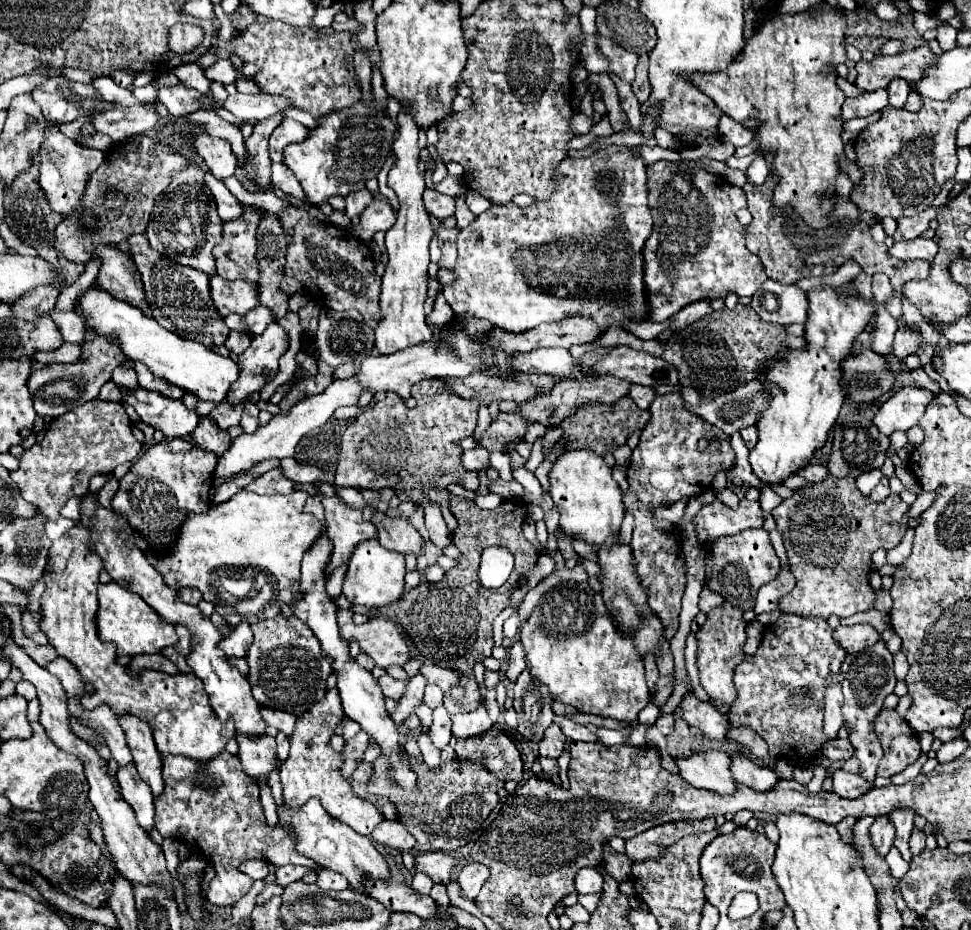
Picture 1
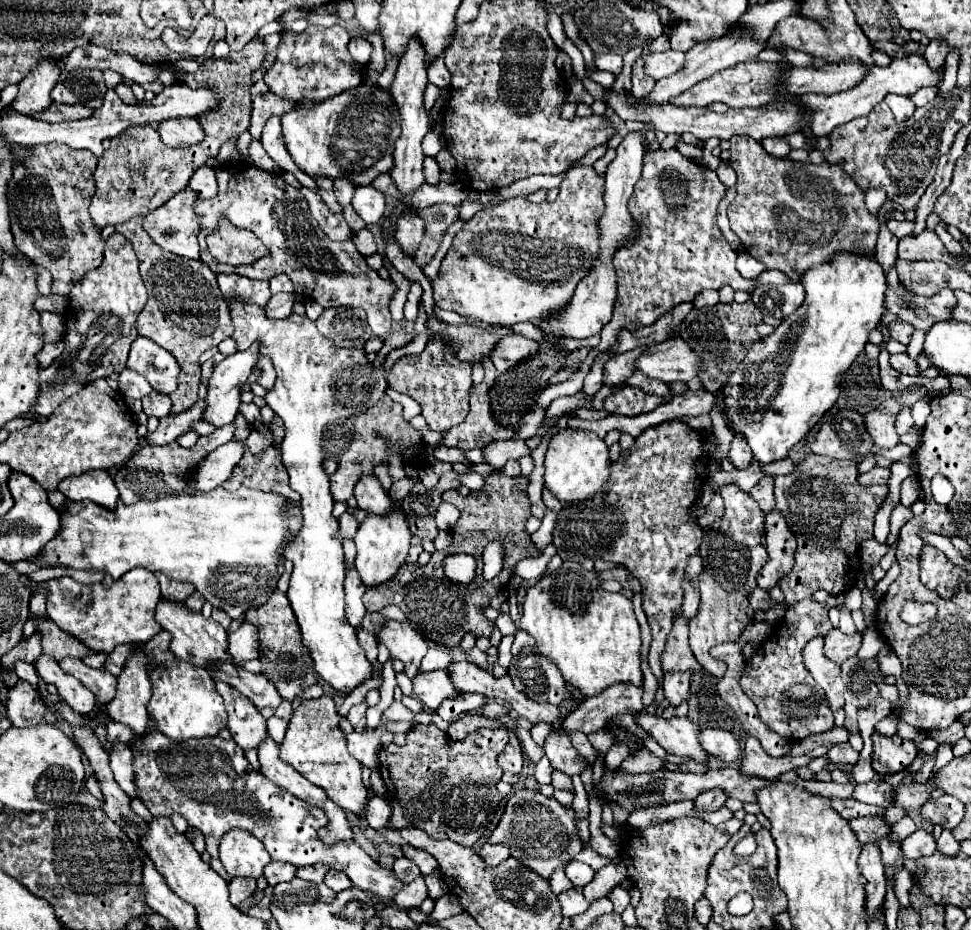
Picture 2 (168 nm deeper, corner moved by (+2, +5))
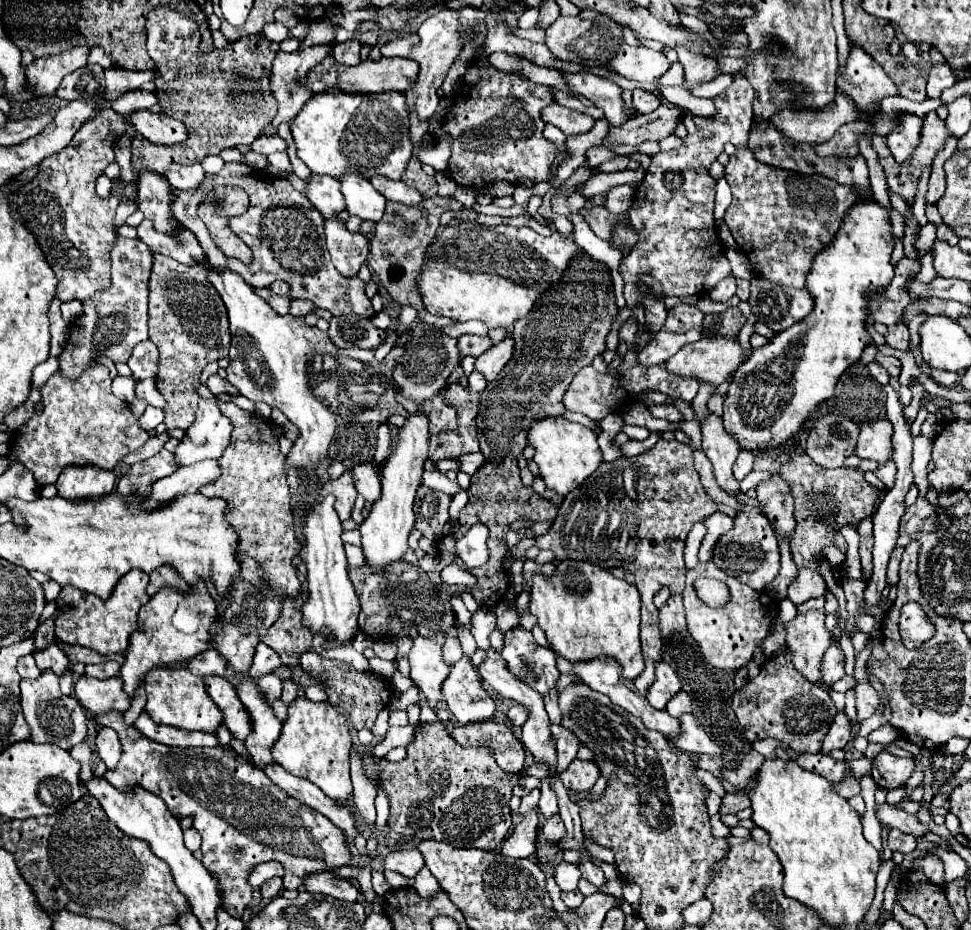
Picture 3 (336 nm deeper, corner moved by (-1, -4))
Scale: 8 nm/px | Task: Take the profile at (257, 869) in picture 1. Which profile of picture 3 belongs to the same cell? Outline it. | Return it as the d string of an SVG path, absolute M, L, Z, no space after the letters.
M262 862L262 864L256 864L250 874L248 874L248 884L258 890L266 880L274 878L274 876L282 876L284 870L278 862Z

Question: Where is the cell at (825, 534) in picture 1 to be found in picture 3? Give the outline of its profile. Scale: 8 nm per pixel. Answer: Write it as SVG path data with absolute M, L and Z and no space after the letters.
M806 454L790 458L780 468L780 476L788 482L790 494L794 498L794 518L796 532L790 542L792 558L798 568L818 570L818 558L824 558L822 550L834 546L834 534L844 526L858 526L864 518L874 514L874 504L880 498L880 490L864 480L864 474L858 468L836 468L826 470L812 462Z

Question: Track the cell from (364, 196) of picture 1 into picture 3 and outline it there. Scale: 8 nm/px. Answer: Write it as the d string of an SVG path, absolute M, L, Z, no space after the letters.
M312 174L306 196L324 218L330 218L332 214L340 214L344 210L344 194L336 178Z

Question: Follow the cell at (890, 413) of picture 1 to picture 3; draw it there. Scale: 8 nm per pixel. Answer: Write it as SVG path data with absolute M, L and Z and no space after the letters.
M888 420L864 422L856 444L856 456L884 464L892 460L892 424Z

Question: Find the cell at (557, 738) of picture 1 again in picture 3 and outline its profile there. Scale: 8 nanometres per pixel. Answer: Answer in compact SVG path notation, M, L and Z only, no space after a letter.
M574 760L566 770L558 774L562 784L566 788L574 788L578 792L584 792L594 786L596 778L600 776L600 770L596 768L594 762L584 762L584 760Z

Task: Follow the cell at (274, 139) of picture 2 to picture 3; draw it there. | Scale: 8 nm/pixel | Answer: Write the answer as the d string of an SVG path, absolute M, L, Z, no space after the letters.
M262 134L252 142L252 150L264 156L270 156L274 152L286 152L288 150L288 142L284 138L280 138L278 134Z

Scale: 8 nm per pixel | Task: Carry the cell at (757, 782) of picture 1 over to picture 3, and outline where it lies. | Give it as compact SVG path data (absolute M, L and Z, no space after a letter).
M684 714L680 718L682 726L684 726L684 734L680 738L676 738L676 746L682 748L682 750L688 750L688 752L702 752L702 754L712 754L712 756L722 756L722 748L716 746L714 740L708 738L708 734L702 730L700 722L690 716L690 714Z

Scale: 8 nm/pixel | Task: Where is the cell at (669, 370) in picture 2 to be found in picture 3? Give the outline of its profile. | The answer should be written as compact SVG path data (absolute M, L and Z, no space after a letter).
M702 338L698 342L692 342L684 348L680 348L672 358L668 358L668 362L664 364L664 368L676 376L682 378L696 378L698 382L708 382L714 386L720 386L732 372L738 370L738 366L750 356L750 352L746 352L746 356L742 356L742 348L738 344L738 340L710 340L710 338Z

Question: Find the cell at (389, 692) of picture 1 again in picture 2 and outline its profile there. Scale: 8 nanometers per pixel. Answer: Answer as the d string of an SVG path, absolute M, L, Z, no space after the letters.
M435 669L435 671L419 673L413 679L413 691L429 709L437 709L441 701L457 699L463 693L453 685L449 677L449 669Z

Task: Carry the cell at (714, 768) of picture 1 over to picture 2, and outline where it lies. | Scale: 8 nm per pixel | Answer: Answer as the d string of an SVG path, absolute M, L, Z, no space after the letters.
M635 713L633 717L639 727L643 727L661 747L667 749L667 753L691 757L695 763L707 765L709 753L703 751L697 739L699 725L691 723L687 717L663 719L655 713Z

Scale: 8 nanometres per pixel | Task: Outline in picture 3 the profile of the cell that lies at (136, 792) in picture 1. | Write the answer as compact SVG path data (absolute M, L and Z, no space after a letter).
M102 728L96 736L96 750L98 756L104 760L106 768L114 770L122 756L122 744L118 740L118 734L112 728Z

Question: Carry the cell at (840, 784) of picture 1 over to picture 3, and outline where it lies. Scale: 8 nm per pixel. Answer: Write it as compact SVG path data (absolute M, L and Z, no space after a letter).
M876 804L876 818L880 820L882 826L888 828L898 828L906 834L914 834L914 836L924 836L928 832L926 826L920 824L920 820L914 814L908 814L906 810L902 810L896 804Z

